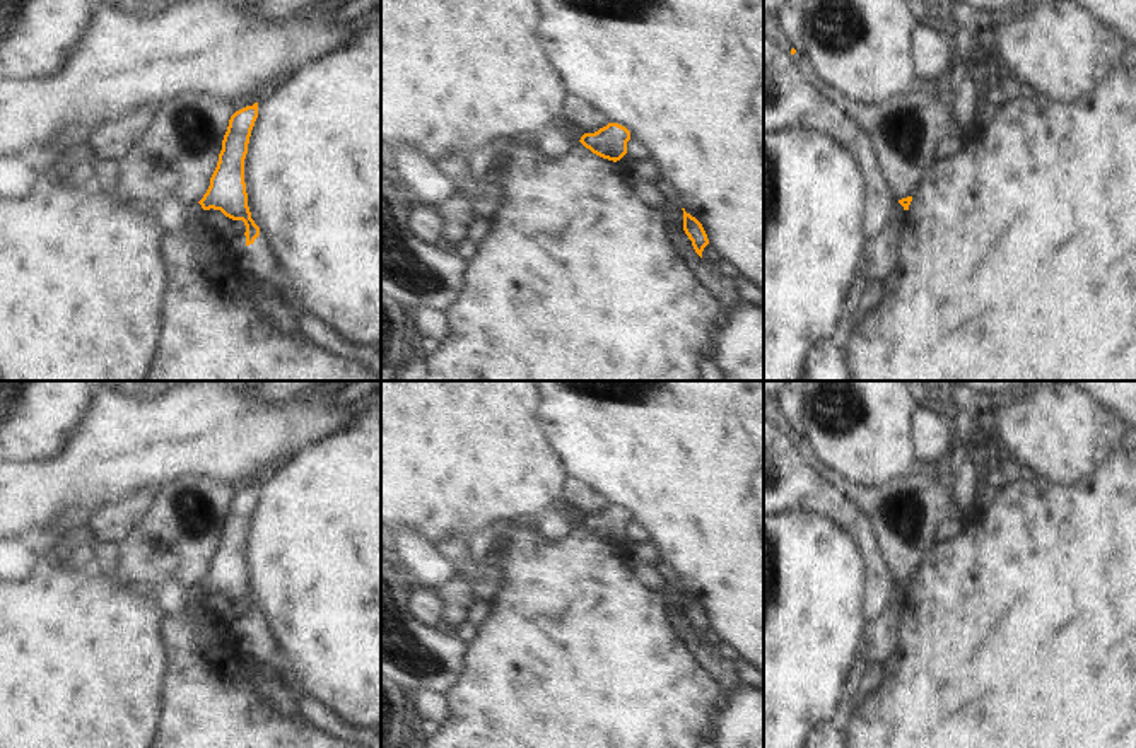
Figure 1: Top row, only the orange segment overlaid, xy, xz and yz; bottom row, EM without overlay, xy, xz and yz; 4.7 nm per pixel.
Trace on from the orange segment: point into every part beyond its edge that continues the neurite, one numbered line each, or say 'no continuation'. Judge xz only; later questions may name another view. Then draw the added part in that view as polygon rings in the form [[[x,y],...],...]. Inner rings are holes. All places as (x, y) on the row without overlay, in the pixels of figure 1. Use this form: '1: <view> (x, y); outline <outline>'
no continuation

